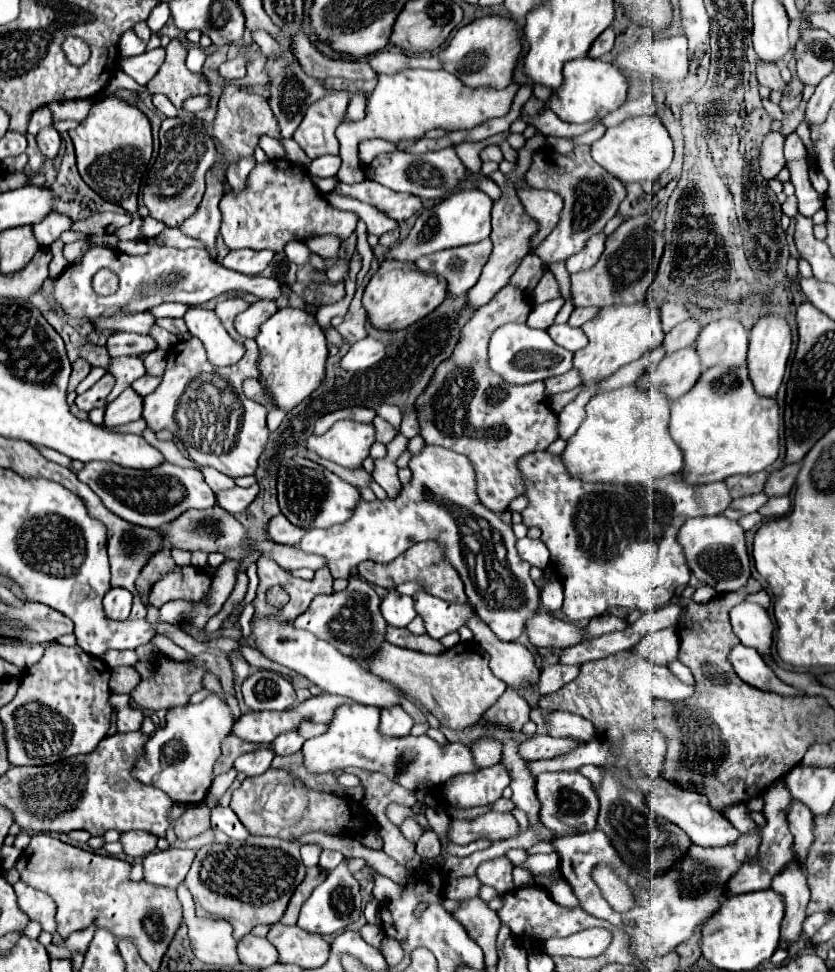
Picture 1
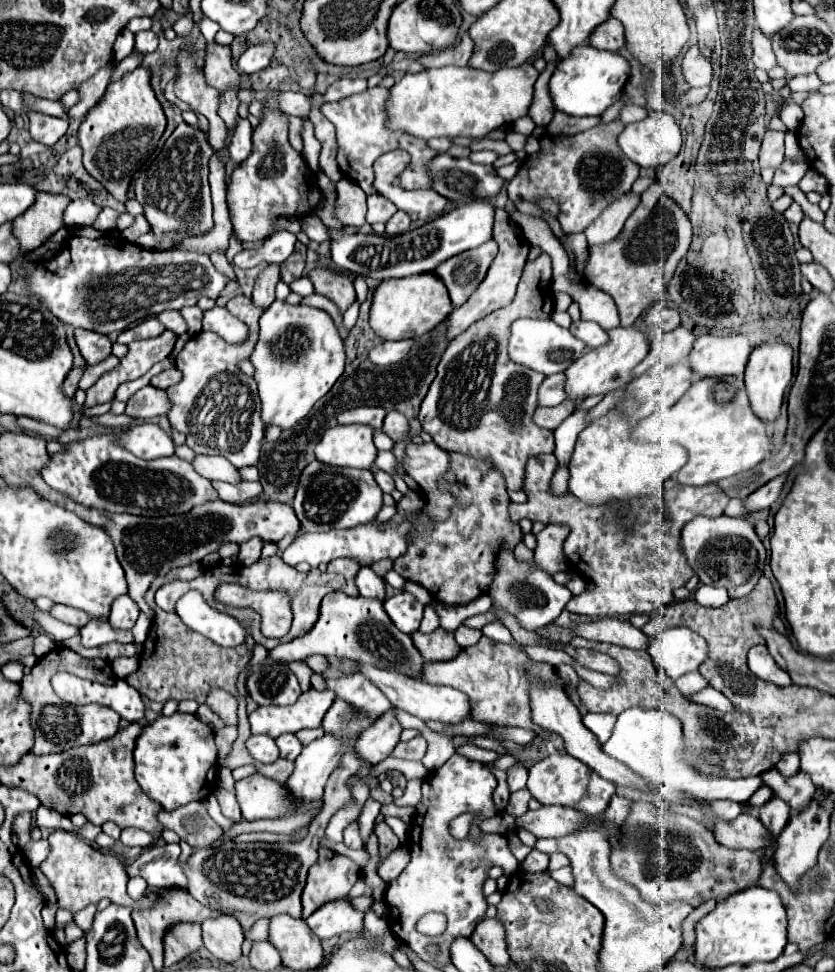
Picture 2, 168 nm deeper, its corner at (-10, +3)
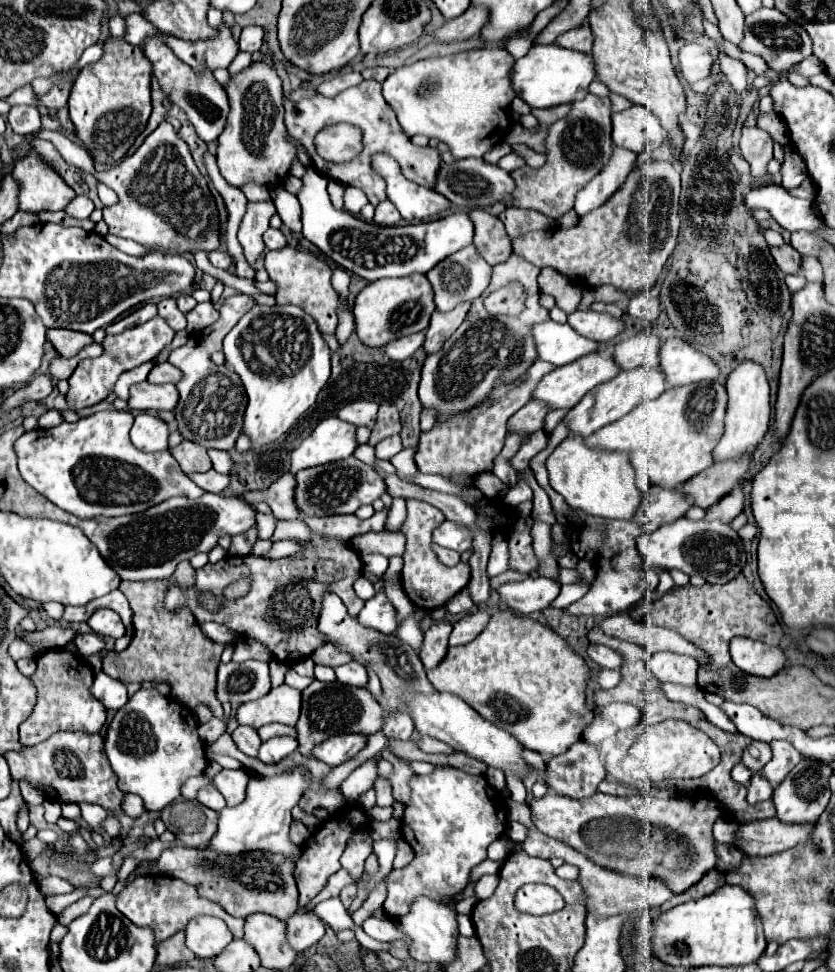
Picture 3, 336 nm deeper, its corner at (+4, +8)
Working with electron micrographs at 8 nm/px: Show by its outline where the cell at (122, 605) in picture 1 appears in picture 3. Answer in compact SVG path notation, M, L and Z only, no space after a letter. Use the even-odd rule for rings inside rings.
M100 608L98 612L94 612L94 616L90 616L88 620L88 626L100 636L112 636L112 638L124 636L124 624L120 616L108 608Z

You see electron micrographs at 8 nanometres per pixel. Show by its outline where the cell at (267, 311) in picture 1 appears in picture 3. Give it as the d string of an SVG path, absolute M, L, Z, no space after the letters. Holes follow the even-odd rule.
M272 200L248 204L248 210L246 210L240 230L238 230L238 240L244 248L244 256L246 256L246 262L250 264L250 268L254 268L256 260L264 252L262 234L270 228L270 218L274 212L276 212L276 208L274 208Z

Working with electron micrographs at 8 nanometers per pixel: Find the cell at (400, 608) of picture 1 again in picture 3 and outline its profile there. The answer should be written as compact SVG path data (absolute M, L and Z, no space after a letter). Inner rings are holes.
M378 592L374 598L366 600L364 608L358 614L358 620L374 630L380 630L384 634L392 634L398 626L398 618L396 618L396 608L394 604L388 600L388 596L384 592Z

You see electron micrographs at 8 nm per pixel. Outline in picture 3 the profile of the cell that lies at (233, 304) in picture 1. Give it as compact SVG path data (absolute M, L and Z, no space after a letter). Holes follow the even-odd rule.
M238 294L226 298L219 313L220 320L206 330L190 334L188 342L176 350L170 352L168 362L180 368L182 380L176 384L180 400L178 408L174 410L176 414L176 424L178 432L182 434L184 440L192 440L198 444L204 444L204 448L216 448L216 450L232 450L238 436L242 434L242 418L244 418L244 408L246 408L246 392L240 382L240 376L228 368L228 366L216 366L212 362L212 352L222 350L222 340L238 324L238 320L254 306L254 298L246 294Z

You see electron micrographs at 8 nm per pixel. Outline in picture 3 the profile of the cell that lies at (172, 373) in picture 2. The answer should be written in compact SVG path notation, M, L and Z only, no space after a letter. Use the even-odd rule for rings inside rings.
M162 362L162 364L156 364L152 370L150 370L150 376L148 376L148 382L150 384L166 384L166 382L172 382L176 384L180 380L182 372L176 368L176 366L170 366L168 362Z

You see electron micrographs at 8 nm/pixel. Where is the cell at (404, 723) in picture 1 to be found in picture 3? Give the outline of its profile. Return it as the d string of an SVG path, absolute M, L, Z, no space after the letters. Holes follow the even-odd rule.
M366 734L332 736L314 748L314 756L318 760L326 762L328 766L338 766L338 764L344 764L350 758L354 758L366 746L366 742L368 742Z

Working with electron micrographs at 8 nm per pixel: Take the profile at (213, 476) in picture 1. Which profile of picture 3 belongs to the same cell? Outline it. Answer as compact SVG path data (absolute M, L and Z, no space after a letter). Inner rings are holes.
M182 440L180 446L170 450L172 456L176 458L176 462L180 464L180 468L190 474L190 472L206 472L212 468L208 450L196 442L190 440Z

